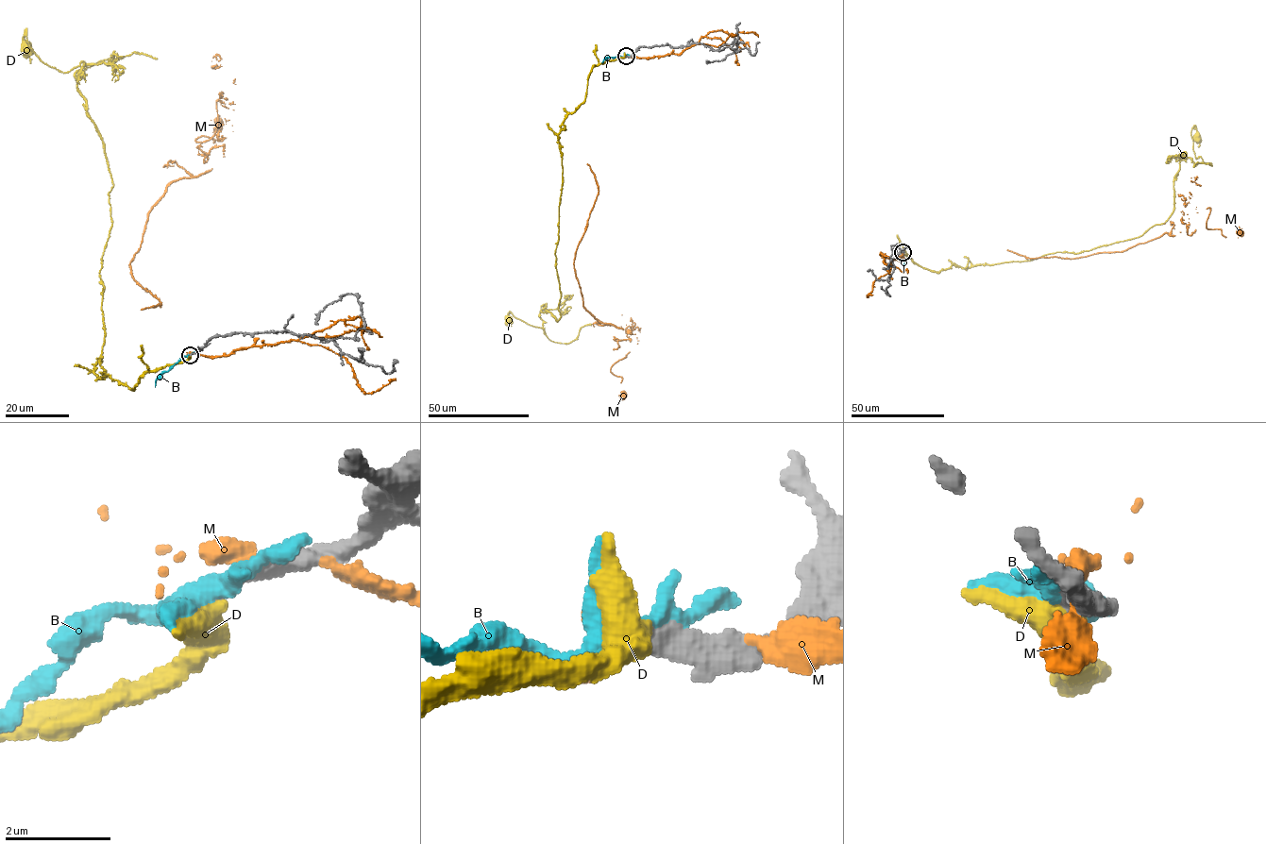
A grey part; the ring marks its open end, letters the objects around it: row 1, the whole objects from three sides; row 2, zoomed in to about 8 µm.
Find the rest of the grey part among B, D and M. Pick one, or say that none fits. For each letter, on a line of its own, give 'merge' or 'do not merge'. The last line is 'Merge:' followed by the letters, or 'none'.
B: do not merge
D: merge
M: do not merge
Merge: D

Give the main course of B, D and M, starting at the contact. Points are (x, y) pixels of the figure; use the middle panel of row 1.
B: (626, 56), (610, 58), (602, 62)
D: (626, 57), (595, 65), (584, 101), (558, 134), (560, 317), (540, 311), (545, 333), (511, 312), (508, 318)
M: (627, 57), (587, 163), (599, 194), (573, 268), (587, 312), (633, 329), (637, 344), (611, 367), (621, 395)

